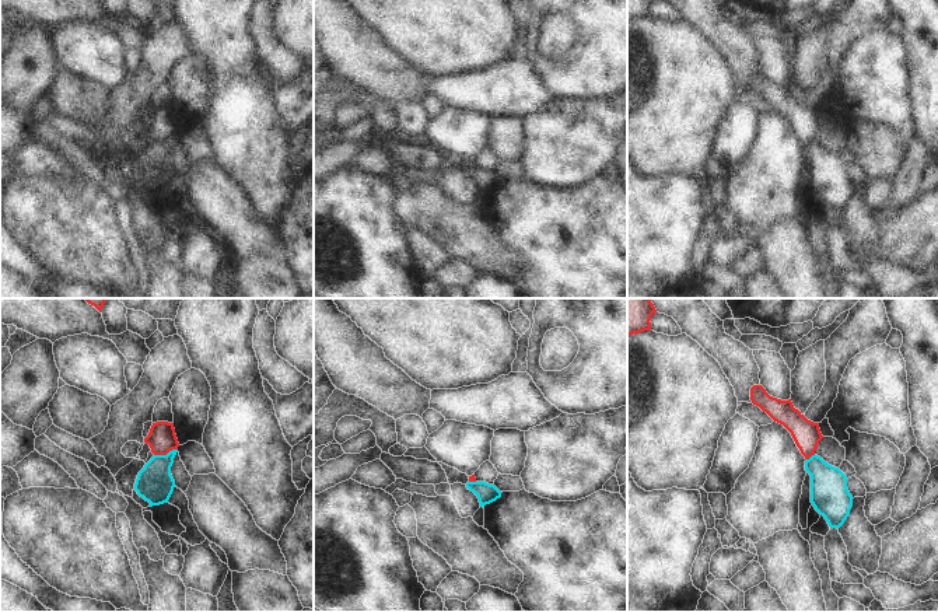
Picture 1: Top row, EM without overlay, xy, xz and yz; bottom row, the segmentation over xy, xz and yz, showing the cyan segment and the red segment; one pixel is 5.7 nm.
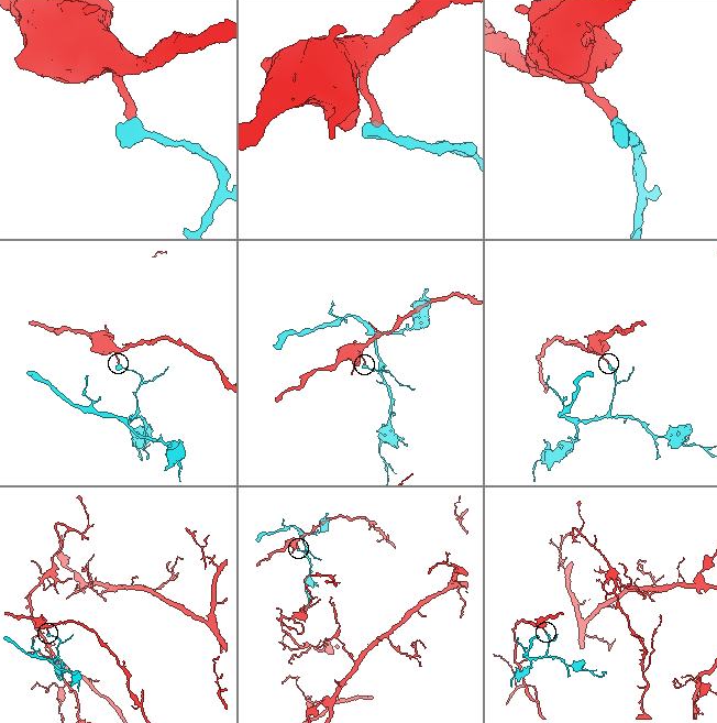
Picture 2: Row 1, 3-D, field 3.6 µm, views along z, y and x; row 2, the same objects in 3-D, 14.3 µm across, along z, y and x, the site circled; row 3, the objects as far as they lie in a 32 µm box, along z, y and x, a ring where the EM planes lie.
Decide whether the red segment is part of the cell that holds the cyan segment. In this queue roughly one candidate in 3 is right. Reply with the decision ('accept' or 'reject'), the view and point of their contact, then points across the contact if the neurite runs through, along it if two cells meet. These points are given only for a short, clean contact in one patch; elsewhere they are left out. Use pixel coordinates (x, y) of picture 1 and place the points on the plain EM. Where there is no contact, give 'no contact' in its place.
reject; meets cyan in xy at (167, 140); border along xy (177, 135), (154, 142)

